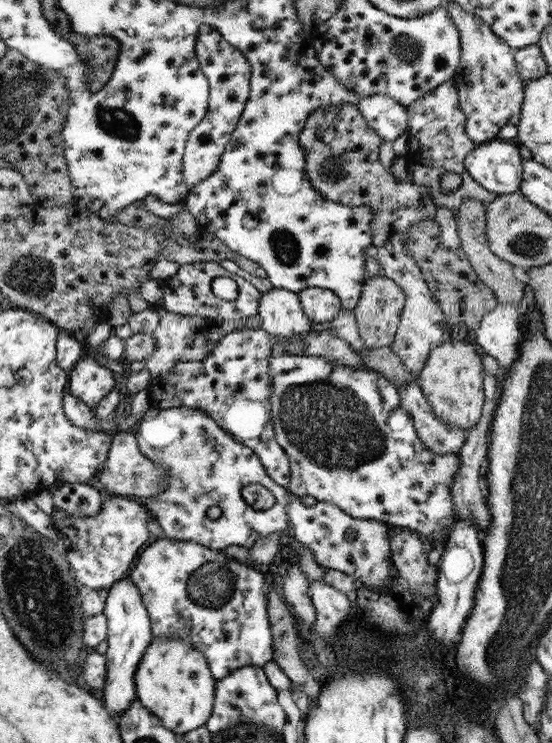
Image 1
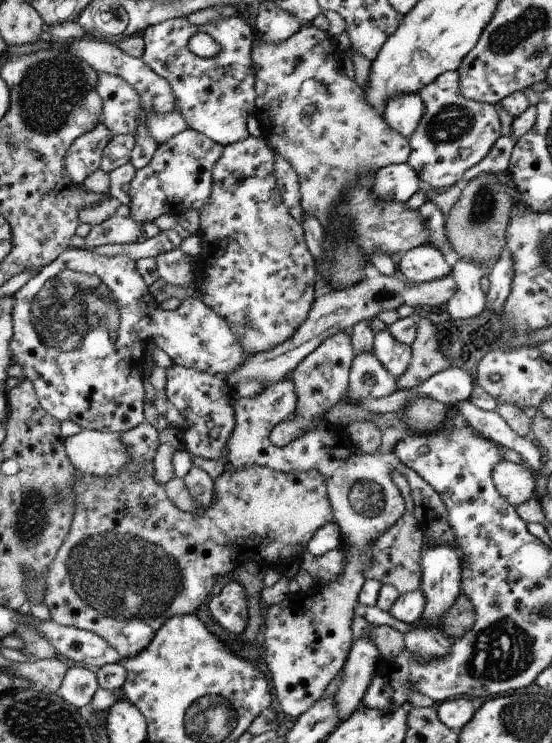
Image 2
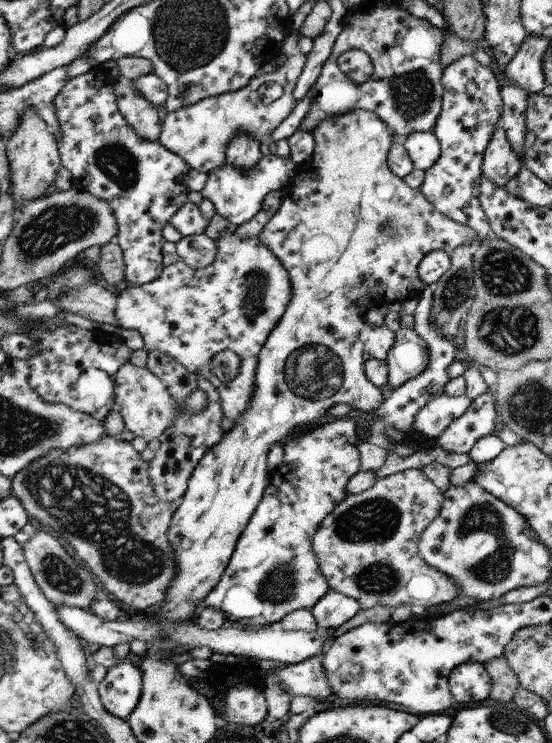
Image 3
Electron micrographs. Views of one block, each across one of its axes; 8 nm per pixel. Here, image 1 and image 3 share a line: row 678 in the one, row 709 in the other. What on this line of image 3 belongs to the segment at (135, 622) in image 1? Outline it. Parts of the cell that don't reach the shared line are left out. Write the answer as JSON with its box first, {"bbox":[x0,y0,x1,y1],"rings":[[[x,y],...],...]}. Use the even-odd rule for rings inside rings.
{"bbox":[97,658,144,718],"rings":[[[132,658],[120,661],[97,683],[97,691],[110,714],[128,718],[136,710],[144,692],[144,673]]]}

